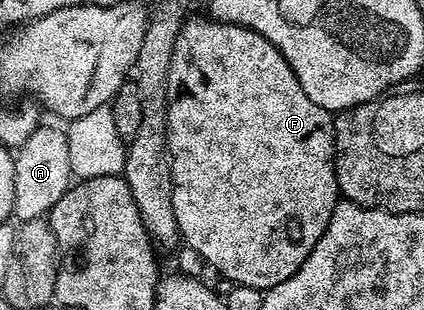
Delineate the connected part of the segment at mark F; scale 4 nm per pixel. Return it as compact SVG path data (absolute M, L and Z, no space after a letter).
M208 16L190 17L181 25L179 36L175 40L175 52L171 52L171 68L165 81L167 96L167 144L171 160L171 176L173 177L173 207L177 221L177 233L203 261L214 266L225 278L238 282L241 286L250 286L253 290L264 292L275 284L283 284L311 256L311 248L323 236L327 228L327 220L331 220L331 212L339 201L337 173L333 167L333 120L330 111L319 108L315 100L303 92L295 72L278 50L263 36L256 34L245 26L232 26L229 22L218 22Z

